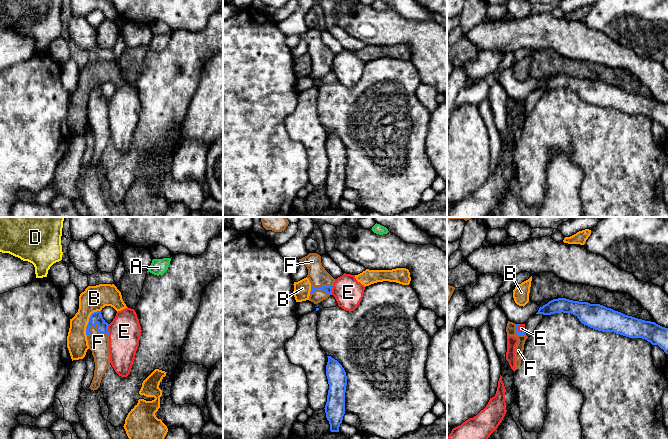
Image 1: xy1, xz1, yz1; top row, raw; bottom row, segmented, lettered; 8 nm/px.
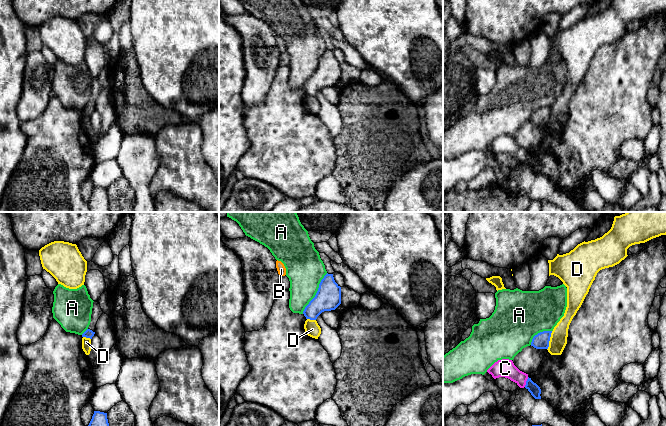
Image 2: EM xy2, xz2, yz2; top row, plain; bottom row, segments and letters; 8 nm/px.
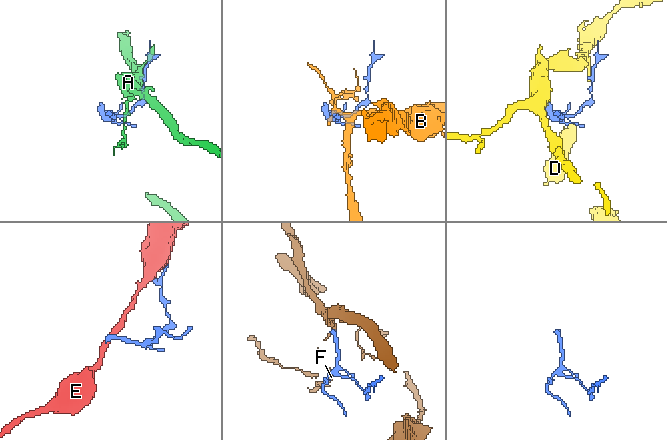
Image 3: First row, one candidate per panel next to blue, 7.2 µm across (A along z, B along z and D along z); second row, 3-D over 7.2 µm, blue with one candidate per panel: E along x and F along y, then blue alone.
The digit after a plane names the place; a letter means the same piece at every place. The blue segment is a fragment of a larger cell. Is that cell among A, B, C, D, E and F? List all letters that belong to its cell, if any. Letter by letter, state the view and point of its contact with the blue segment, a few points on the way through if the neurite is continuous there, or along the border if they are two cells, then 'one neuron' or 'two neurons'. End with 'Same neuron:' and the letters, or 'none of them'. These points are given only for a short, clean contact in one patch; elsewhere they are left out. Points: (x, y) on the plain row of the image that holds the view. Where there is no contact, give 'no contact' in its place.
A: meets blue in xz2 at (316, 69); two neurons
B: meets blue in xy1 at (89, 96); border along xy1 (100, 86), (94, 87), (88, 95), (86, 111); two neurons
C: meets blue in yz2 at (526, 158); border along yz2 (528, 153), (524, 162); two neurons
D: meets blue in yz2 at (549, 116); border along yz2 (552, 107), (547, 125); two neurons
E: meets blue in xy1 at (107, 105); two neurons
F: meets blue in xz1 at (322, 62); runs through xz1 (328, 65), (322, 62), (318, 52); one neuron
Same neuron: F

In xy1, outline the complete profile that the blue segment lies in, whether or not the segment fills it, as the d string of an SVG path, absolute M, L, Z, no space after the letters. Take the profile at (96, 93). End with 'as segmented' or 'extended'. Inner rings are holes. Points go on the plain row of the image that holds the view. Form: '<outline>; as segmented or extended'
M97 87L91 90L86 103L89 125L95 138L94 153L89 163L93 167L100 163L102 153L110 141L108 101L101 87Z; extended

